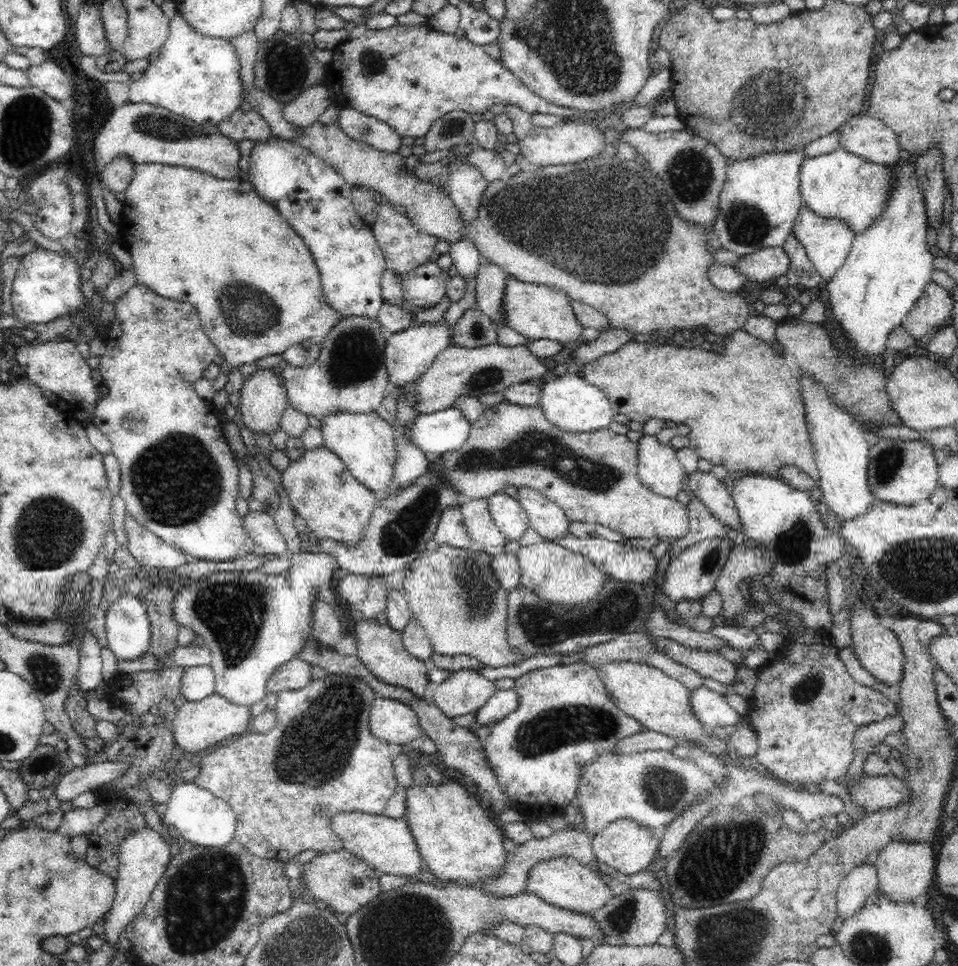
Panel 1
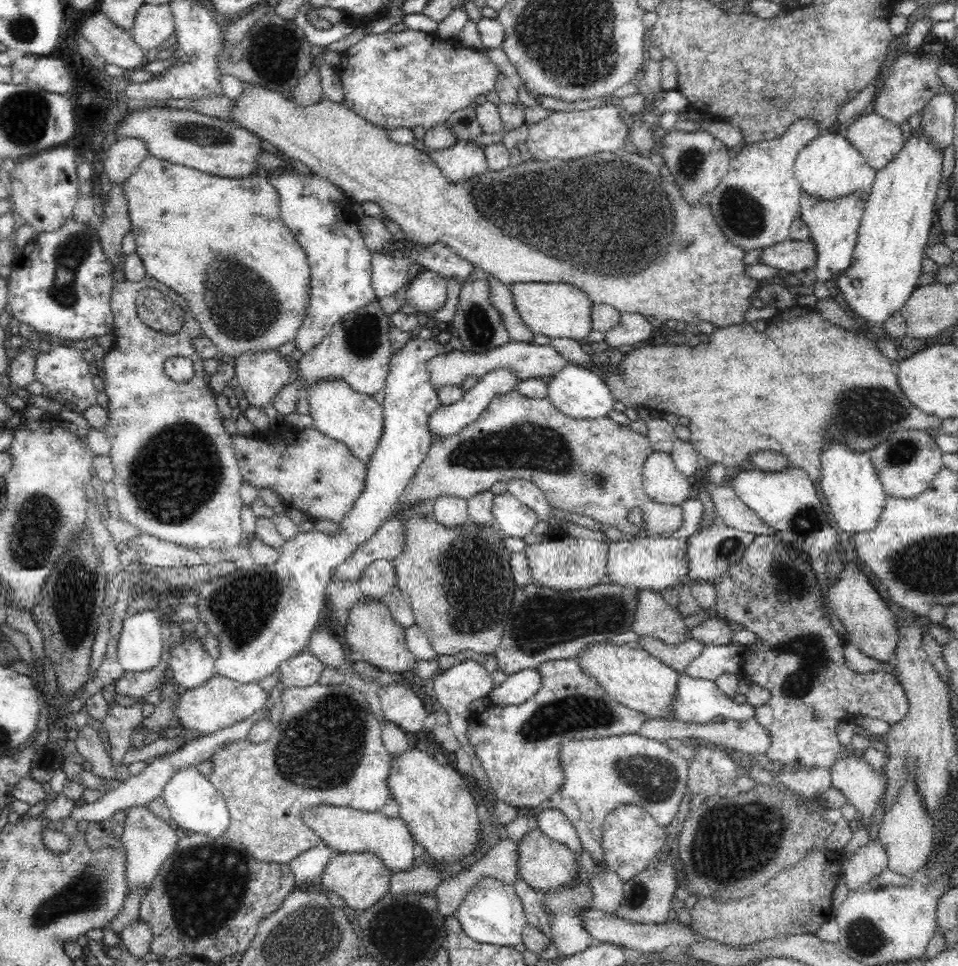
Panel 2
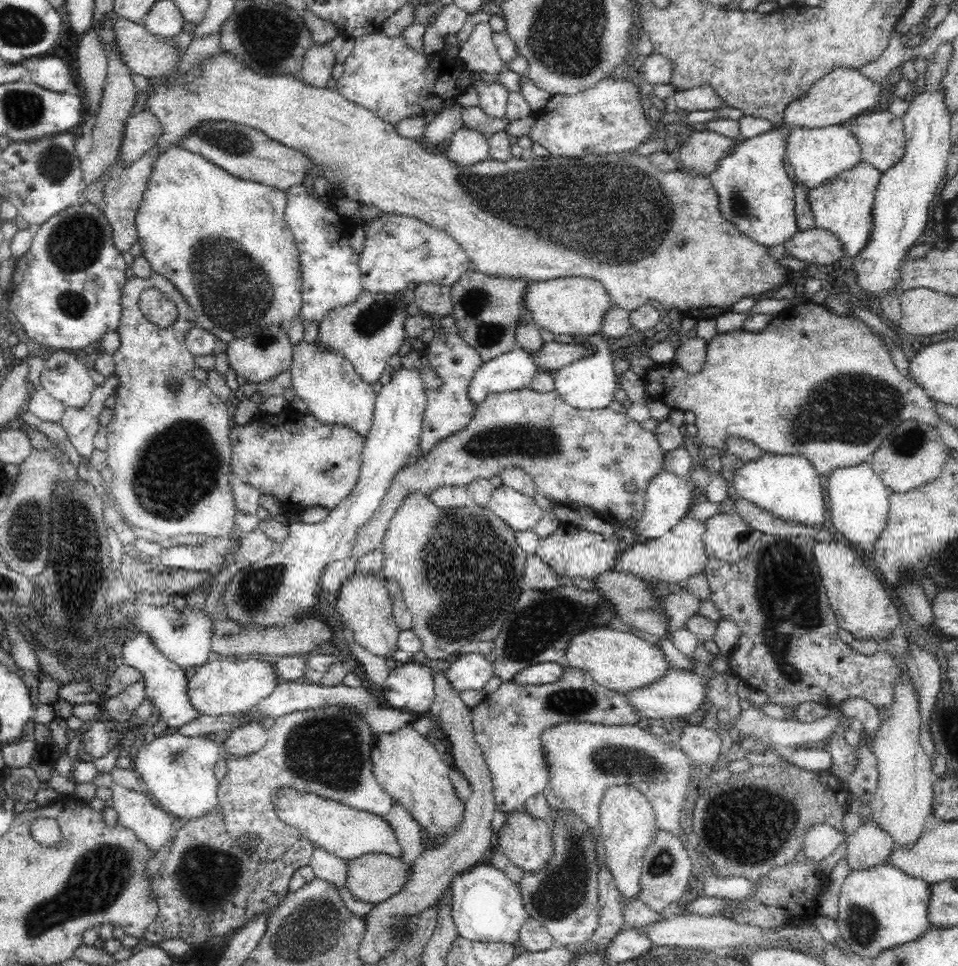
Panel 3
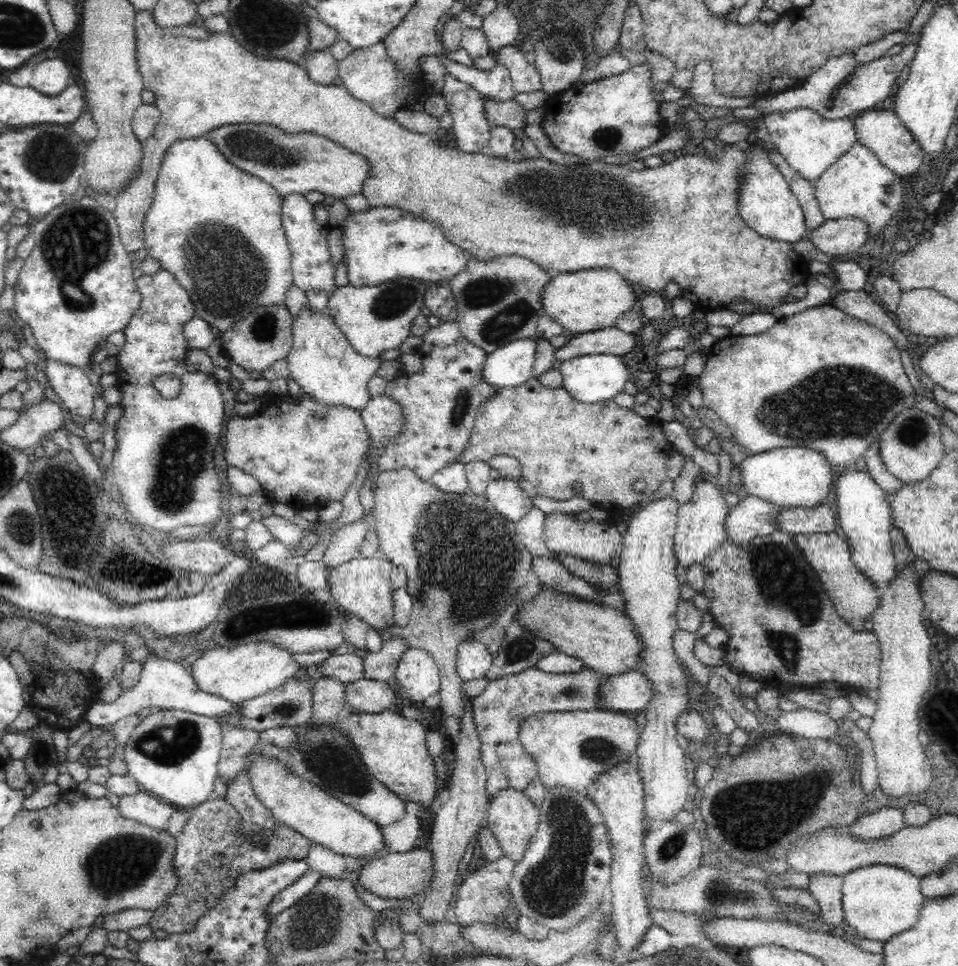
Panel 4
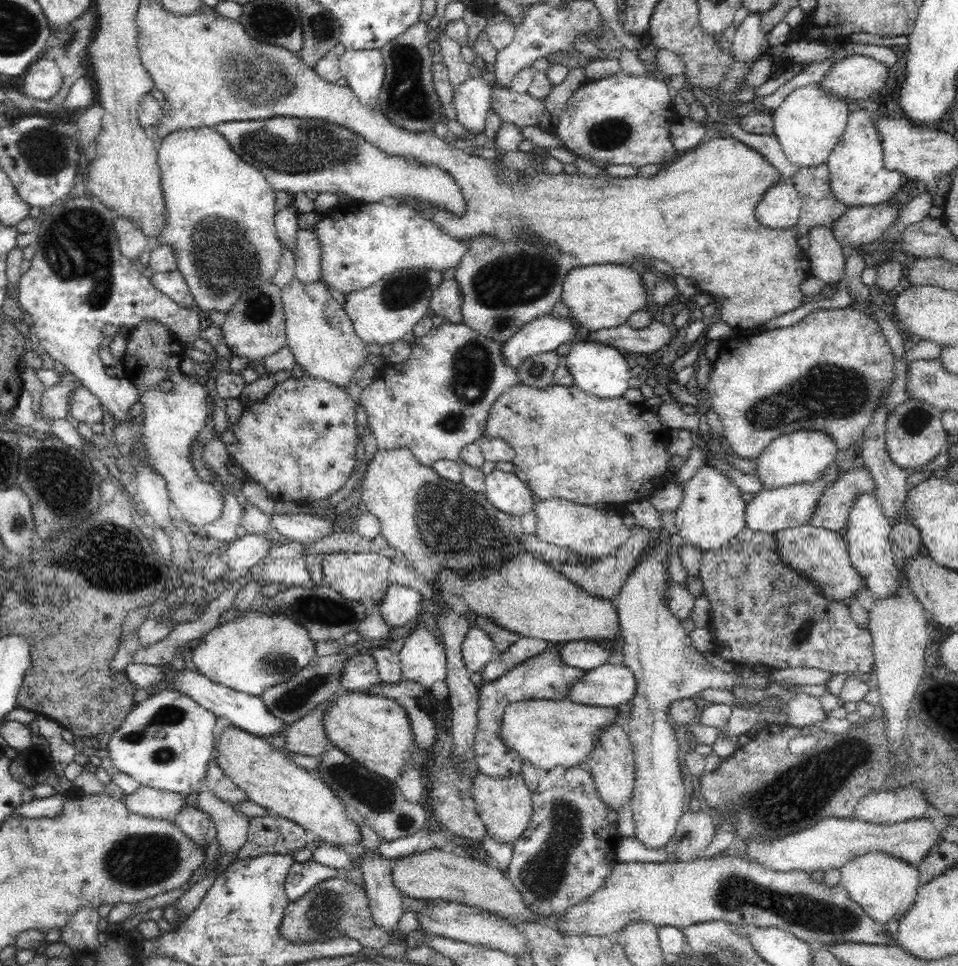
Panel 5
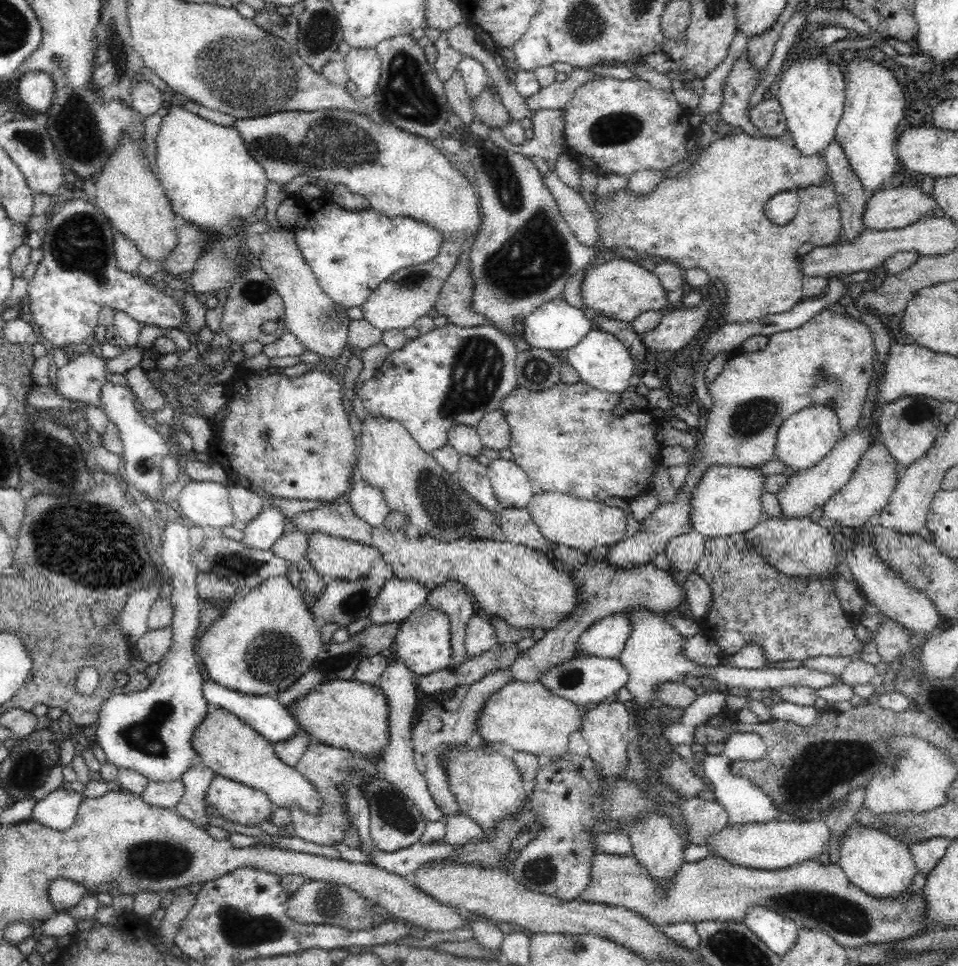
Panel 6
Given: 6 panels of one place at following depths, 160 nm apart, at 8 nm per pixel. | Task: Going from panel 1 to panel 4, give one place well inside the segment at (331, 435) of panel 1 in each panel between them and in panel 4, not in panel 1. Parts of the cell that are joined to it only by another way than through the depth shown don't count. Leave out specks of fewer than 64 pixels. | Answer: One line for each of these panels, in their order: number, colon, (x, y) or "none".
2: (357, 421)
3: (334, 394)
4: (326, 368)

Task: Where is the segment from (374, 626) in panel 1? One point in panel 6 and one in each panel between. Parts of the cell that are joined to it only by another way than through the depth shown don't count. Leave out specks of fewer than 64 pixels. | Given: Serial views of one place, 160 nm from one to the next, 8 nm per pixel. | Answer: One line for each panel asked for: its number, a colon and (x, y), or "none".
2: (370, 629)
3: (363, 605)
4: (361, 587)
5: (365, 576)
6: (333, 558)

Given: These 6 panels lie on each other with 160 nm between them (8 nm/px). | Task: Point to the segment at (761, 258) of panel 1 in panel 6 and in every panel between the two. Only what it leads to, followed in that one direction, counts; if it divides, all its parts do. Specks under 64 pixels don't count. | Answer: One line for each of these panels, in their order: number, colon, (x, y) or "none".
2: (790, 256)
3: (815, 246)
4: (834, 238)
5: (858, 225)
6: (894, 207)

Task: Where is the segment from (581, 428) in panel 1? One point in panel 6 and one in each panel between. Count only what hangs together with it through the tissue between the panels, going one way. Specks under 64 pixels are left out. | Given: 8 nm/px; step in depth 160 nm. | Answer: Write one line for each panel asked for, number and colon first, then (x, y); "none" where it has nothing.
2: (576, 392)
3: (588, 384)
4: (589, 379)
5: (600, 370)
6: (600, 360)

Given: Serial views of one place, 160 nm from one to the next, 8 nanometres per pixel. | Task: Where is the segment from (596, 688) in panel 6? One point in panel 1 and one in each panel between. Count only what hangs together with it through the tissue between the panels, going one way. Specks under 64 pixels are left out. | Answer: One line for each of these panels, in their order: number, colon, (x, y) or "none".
1: (712, 709)
2: (699, 701)
3: (680, 694)
4: (631, 692)
5: (609, 685)

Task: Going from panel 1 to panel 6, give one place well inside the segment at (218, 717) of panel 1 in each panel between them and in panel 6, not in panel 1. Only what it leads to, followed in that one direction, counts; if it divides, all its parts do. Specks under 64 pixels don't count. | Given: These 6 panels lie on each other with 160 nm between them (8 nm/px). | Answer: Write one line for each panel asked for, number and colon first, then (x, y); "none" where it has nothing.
2: (220, 703)
3: (230, 686)
4: (236, 675)
5: (257, 651)
6: (262, 642)

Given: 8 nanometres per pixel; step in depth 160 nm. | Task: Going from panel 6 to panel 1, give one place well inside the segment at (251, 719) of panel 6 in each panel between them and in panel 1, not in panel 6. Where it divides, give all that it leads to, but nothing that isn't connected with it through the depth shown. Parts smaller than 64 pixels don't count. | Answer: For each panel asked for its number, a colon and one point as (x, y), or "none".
1: (127, 626)
2: (139, 648)
3: (165, 684)
4: (166, 685)
5: (246, 712)

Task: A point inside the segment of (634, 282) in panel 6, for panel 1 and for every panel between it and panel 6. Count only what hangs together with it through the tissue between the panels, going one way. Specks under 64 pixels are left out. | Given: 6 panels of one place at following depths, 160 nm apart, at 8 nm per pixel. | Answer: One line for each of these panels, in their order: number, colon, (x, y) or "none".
1: (535, 311)
2: (557, 310)
3: (575, 306)
4: (585, 301)
5: (599, 296)

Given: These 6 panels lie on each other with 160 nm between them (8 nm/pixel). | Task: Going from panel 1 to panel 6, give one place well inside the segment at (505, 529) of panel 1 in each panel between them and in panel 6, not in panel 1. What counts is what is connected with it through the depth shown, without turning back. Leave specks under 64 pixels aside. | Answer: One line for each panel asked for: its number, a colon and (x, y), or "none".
2: (514, 520)
3: (521, 513)
4: (506, 496)
5: (506, 492)
6: (510, 484)

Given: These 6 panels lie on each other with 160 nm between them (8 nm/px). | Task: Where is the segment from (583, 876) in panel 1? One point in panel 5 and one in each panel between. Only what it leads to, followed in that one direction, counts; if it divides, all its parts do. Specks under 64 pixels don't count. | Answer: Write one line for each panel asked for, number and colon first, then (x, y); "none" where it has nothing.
2: (546, 865)
3: (527, 841)
4: (512, 817)
5: (505, 805)

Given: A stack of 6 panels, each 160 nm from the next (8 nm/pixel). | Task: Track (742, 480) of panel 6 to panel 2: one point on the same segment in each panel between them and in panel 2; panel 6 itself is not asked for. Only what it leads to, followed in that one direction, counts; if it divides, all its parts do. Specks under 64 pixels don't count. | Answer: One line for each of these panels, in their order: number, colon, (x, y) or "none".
2: (654, 563)
3: (674, 558)
4: (699, 531)
5: (712, 513)

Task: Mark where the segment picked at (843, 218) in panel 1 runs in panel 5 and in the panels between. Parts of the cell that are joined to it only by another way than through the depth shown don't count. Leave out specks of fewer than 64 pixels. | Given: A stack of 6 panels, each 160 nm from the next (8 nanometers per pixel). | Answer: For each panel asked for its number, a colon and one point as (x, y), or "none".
2: (829, 168)
3: (817, 156)
4: (810, 144)
5: (808, 125)

